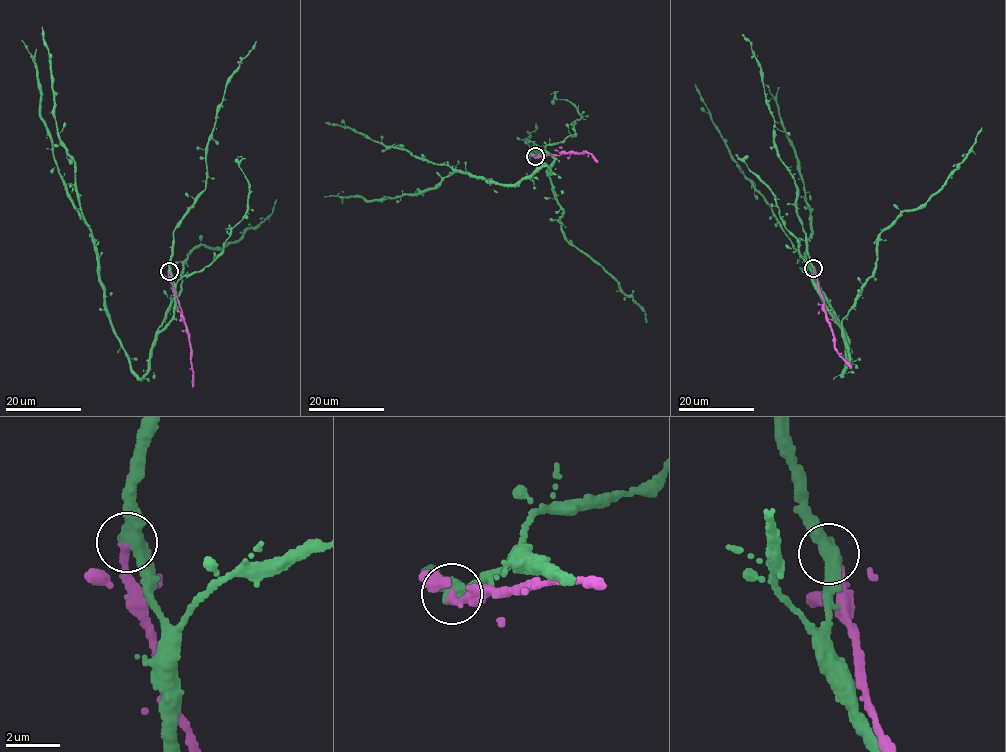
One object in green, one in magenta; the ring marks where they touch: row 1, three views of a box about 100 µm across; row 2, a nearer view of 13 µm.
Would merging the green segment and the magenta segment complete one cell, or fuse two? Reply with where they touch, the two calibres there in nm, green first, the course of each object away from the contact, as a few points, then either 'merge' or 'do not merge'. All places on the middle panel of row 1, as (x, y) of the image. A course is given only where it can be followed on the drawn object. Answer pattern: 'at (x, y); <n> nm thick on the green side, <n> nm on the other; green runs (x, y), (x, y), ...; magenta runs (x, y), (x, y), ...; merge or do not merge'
at (535, 156); 500 nm thick on the green side, 280 nm on the other; green runs (535, 157), (546, 151), (552, 155), (555, 160), (546, 171), (551, 172), (544, 166), (504, 186), (325, 122); magenta runs (535, 157), (571, 151), (579, 154), (584, 150), (597, 161); do not merge

